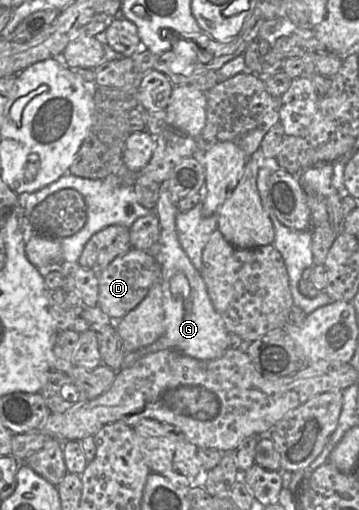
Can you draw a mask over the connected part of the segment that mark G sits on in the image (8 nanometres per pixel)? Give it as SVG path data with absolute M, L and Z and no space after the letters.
M161 184L156 206L160 247L155 258L161 265L160 282L163 293L165 329L157 343L139 352L144 356L160 350L172 349L198 360L217 359L231 346L244 347L244 344L234 343L233 335L228 332L221 316L211 303L201 272L192 265L183 251L176 231L177 214L177 203L173 201L171 193Z

